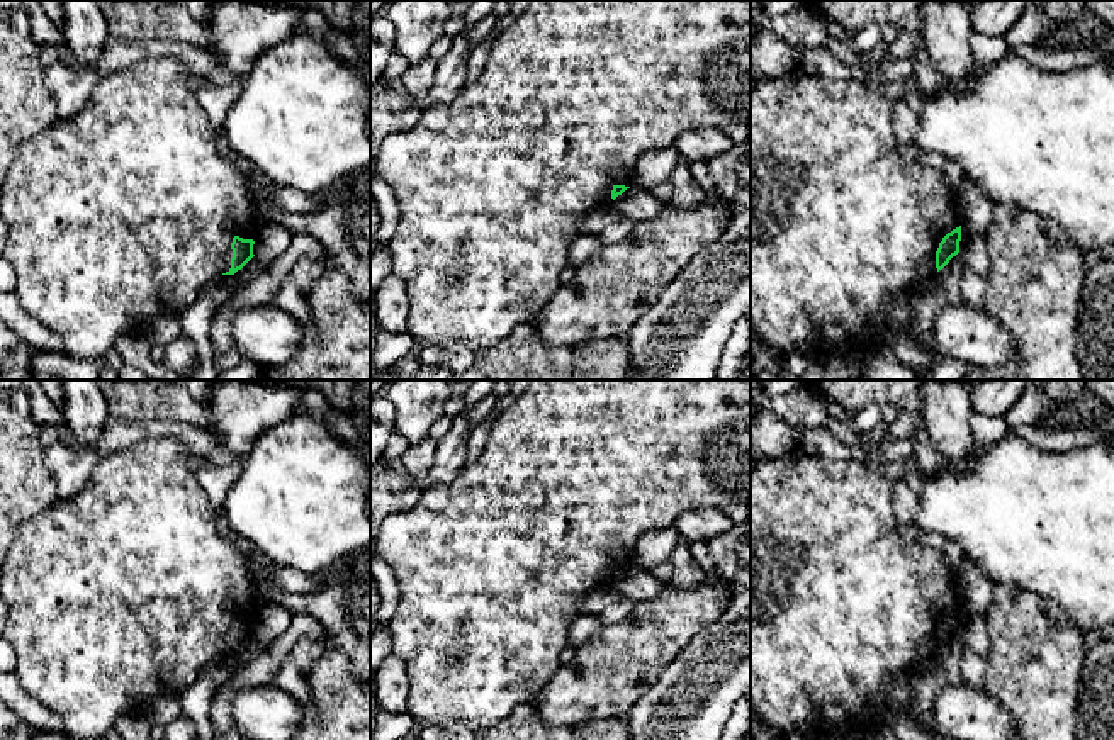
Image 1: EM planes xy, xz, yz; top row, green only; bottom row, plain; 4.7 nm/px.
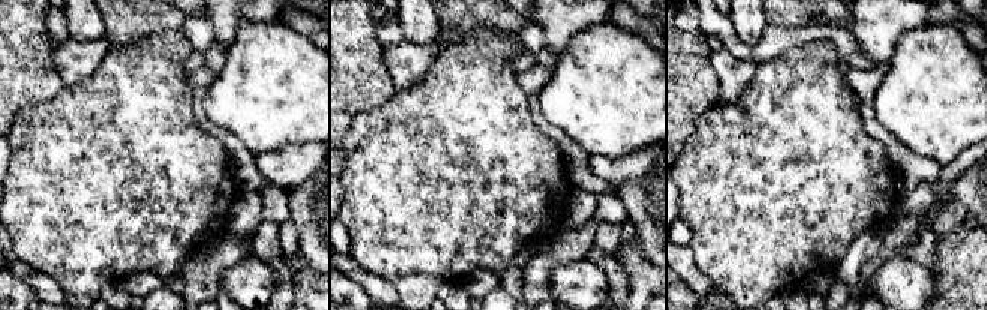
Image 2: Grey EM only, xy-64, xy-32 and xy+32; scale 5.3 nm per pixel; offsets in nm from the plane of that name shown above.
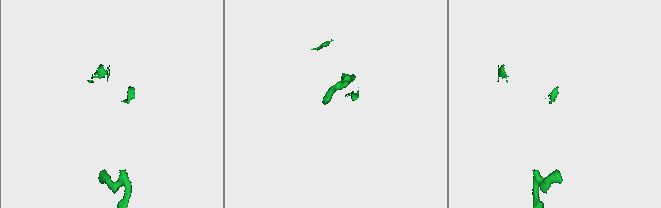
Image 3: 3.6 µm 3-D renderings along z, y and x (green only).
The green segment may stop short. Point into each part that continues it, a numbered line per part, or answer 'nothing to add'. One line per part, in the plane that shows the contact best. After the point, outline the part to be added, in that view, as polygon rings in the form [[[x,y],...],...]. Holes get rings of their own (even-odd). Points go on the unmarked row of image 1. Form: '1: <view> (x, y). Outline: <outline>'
1: xy (116, 596). Outline: [[[160,436],[138,441],[102,458],[88,484],[71,499],[56,501],[48,511],[25,519],[17,538],[7,548],[0,567],[0,596],[7,606],[3,638],[14,647],[17,660],[14,672],[22,689],[36,701],[54,711],[65,723],[65,733],[75,740],[104,740],[115,718],[151,704],[158,696],[182,696],[202,667],[216,655],[231,648],[234,616],[256,619],[262,606],[253,575],[245,555],[228,543],[217,531],[216,509],[188,467],[190,448],[177,436]]]

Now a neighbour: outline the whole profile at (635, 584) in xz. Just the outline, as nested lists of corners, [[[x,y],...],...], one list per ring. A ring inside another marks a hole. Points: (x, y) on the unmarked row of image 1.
[[[632,565],[610,584],[633,603],[647,601],[661,594],[666,582],[655,579],[650,572]]]

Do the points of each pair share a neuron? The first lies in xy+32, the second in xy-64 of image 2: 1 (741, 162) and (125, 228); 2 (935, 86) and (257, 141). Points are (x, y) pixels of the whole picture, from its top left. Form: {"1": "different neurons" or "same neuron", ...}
{"1": "same neuron", "2": "same neuron"}

